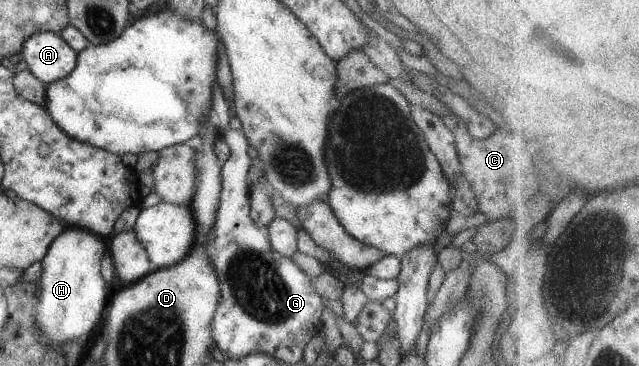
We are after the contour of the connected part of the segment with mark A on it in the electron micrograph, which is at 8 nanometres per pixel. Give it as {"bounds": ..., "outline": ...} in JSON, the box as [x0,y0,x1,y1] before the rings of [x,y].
{"bounds":[21,34,77,84],"outline":[[[32,34],[23,43],[21,52],[32,75],[45,84],[64,79],[76,67],[77,51],[60,34]]]}

